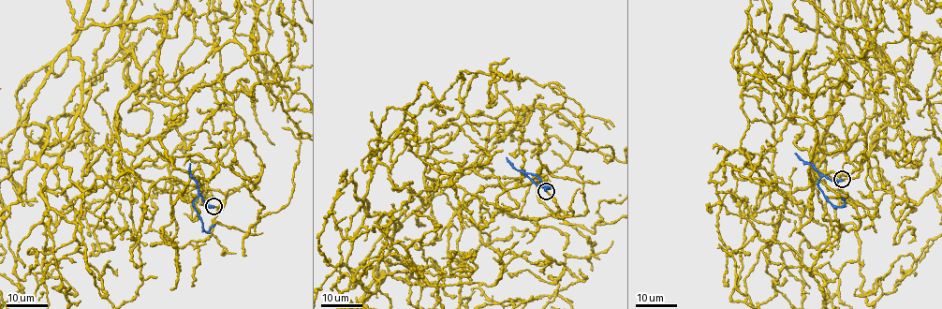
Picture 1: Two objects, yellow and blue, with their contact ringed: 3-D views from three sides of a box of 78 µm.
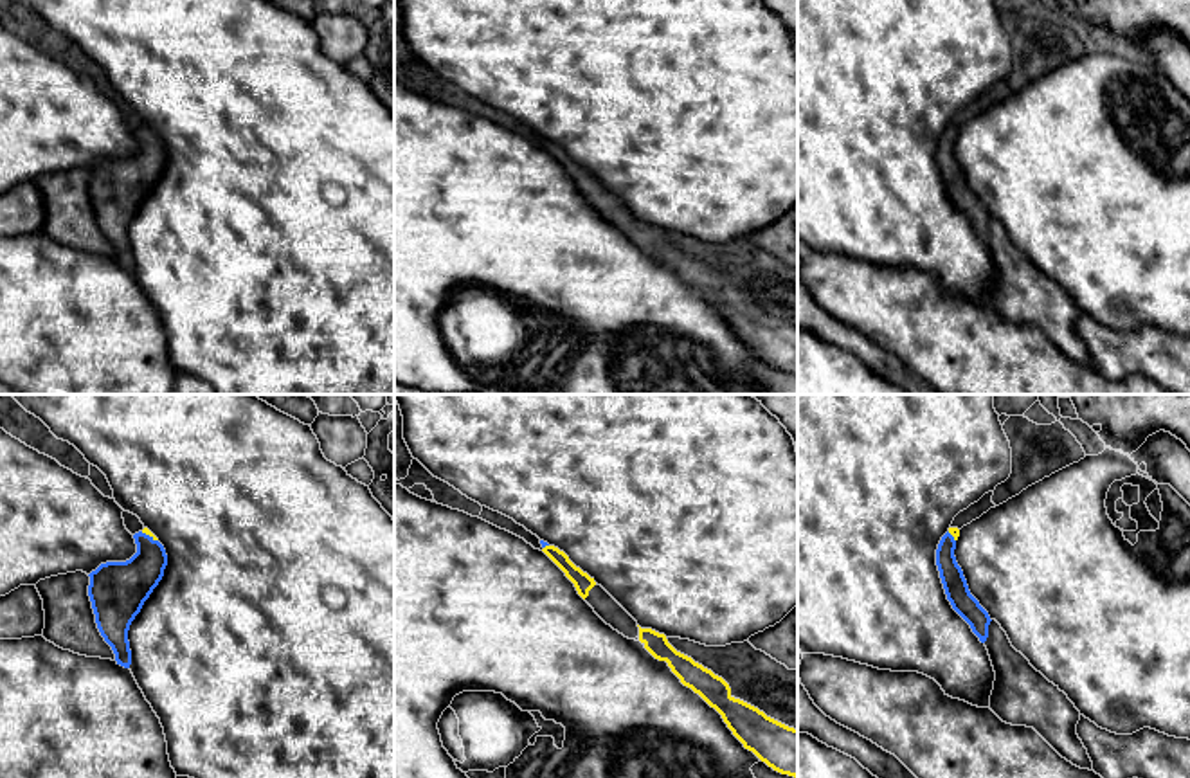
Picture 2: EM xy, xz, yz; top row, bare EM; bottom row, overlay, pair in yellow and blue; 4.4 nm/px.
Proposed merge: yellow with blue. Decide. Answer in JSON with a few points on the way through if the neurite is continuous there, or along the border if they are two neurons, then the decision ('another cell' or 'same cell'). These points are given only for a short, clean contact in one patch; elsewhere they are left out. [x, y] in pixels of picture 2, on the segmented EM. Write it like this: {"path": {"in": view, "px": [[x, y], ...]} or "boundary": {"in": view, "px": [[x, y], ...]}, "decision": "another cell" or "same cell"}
{"path": {"in": "xy", "px": [[144, 530], [150, 535], [148, 564], [126, 586]]}, "decision": "same cell"}

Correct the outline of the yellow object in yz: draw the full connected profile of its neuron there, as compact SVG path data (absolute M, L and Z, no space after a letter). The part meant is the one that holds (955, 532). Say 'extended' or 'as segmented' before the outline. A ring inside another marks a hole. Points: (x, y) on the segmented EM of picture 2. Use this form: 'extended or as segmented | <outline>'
extended | M949 528L936 549L936 565L952 609L970 625L981 643L988 638L990 616L970 594L961 567L956 562L954 549L960 537L958 528Z

